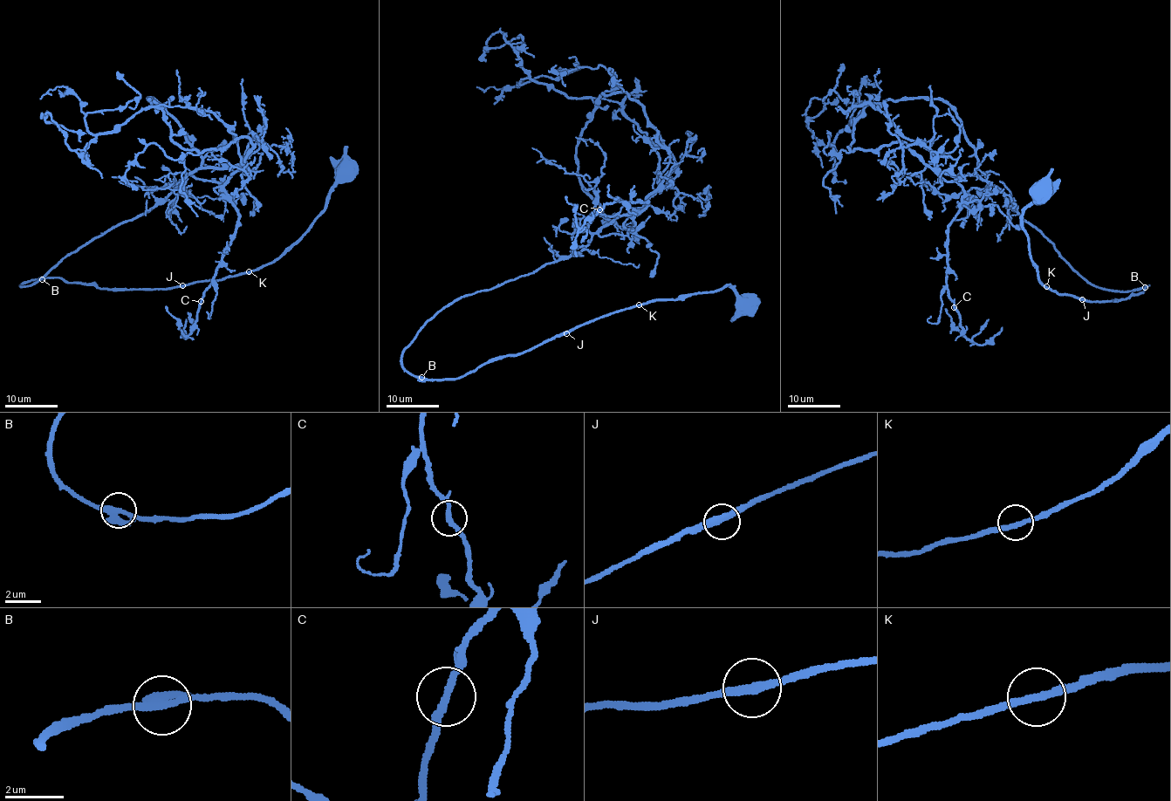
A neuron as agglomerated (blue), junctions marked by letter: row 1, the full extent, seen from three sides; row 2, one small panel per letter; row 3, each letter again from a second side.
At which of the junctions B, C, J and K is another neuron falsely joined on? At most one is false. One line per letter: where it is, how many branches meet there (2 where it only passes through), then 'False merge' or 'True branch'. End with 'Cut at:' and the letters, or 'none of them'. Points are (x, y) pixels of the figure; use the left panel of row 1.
B: Place: (42, 279). Branches: 2. True branch
C: Place: (201, 301). Branches: 2. True branch
J: Place: (182, 285). Branches: 2. True branch
K: Place: (249, 271). Branches: 2. True branch
Cut at: none of them

